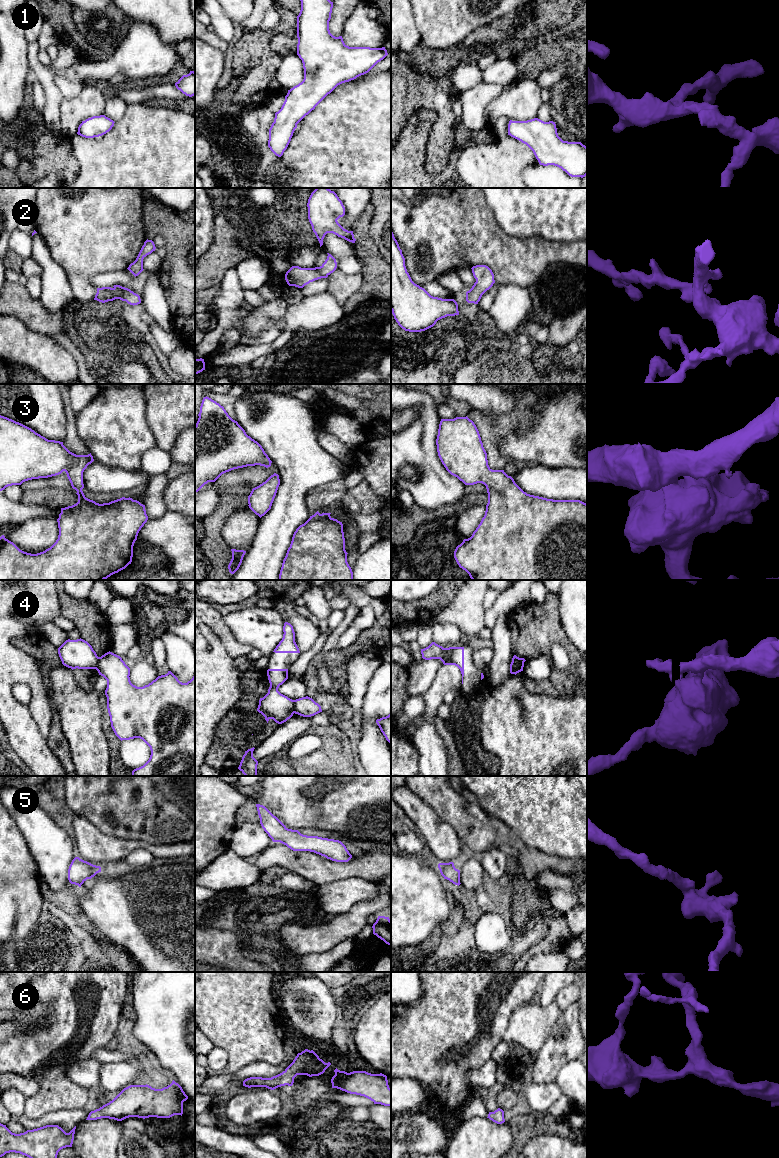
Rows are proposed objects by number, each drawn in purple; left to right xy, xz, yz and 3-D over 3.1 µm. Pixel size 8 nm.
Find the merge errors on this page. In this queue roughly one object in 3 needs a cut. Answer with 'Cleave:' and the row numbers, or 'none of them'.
Cleave: 4

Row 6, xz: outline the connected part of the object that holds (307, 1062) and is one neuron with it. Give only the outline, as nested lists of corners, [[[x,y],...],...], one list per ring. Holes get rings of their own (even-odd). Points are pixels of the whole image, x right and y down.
[[[305,1049],[297,1054],[293,1062],[282,1073],[271,1078],[250,1077],[243,1081],[243,1086],[266,1087],[271,1090],[285,1085],[292,1086],[297,1075],[319,1076],[330,1065],[330,1062],[325,1063],[313,1050]]]

